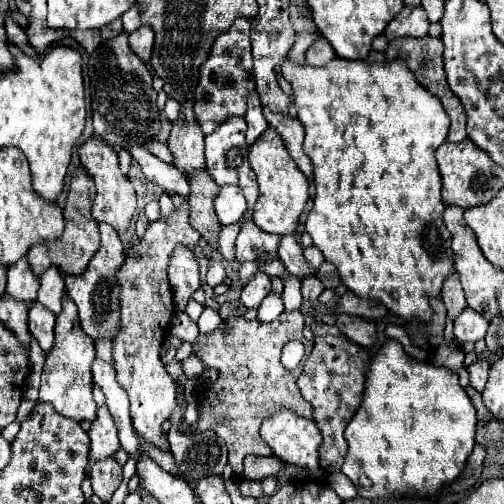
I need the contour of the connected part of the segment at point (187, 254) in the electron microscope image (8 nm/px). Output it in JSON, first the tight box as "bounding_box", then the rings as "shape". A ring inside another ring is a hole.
{"bounding_box":[167,246,199,312],"shape":[[[177,246],[175,254],[171,254],[171,262],[167,266],[169,284],[173,288],[173,300],[177,312],[183,312],[193,292],[199,288],[199,264],[191,248]]]}

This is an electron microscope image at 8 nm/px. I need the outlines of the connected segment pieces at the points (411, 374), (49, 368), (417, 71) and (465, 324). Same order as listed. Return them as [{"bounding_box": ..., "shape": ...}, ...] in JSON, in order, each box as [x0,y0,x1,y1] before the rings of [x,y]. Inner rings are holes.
[{"bounding_box":[341,340,475,500],"shape":[[[387,340],[367,362],[363,402],[345,430],[349,450],[341,472],[355,484],[359,496],[369,500],[397,492],[435,494],[443,484],[453,482],[465,468],[475,446],[475,428],[475,406],[461,388],[457,372],[417,360],[409,356],[397,340]]]},{"bounding_box":[39,292,97,422],"shape":[[[63,292],[63,310],[57,316],[57,326],[55,326],[55,344],[49,350],[41,374],[41,388],[39,388],[39,400],[53,404],[53,408],[77,422],[81,420],[93,420],[97,406],[91,394],[91,362],[95,358],[95,348],[93,342],[83,334],[83,328],[79,326],[79,314],[75,310],[75,302],[67,298]]]},{"bounding_box":[385,36,467,142],"shape":[[[425,36],[425,38],[395,38],[389,42],[385,54],[387,54],[387,60],[395,60],[395,58],[405,58],[405,52],[407,52],[407,64],[411,68],[411,72],[415,74],[415,78],[419,80],[419,84],[423,84],[429,92],[433,92],[441,104],[445,106],[445,112],[449,114],[451,118],[451,128],[449,128],[449,136],[447,140],[449,142],[463,142],[467,138],[467,132],[465,132],[465,110],[459,102],[459,98],[451,92],[447,80],[445,80],[445,72],[443,72],[443,42],[439,38],[431,38],[431,36]]]},{"bounding_box":[453,308,489,342],"shape":[[[465,308],[453,322],[455,326],[455,340],[457,342],[477,342],[485,338],[489,322],[483,318],[483,314]]]}]

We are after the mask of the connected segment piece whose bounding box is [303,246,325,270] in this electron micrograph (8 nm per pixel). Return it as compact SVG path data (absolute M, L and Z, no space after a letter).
M309 246L309 248L305 248L303 252L305 252L305 258L307 258L307 264L309 264L313 270L315 270L315 268L319 268L319 266L321 266L321 262L325 260L325 258L323 258L323 254L321 254L315 246Z

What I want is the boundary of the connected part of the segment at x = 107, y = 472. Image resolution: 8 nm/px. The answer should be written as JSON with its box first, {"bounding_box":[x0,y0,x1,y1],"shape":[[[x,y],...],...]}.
{"bounding_box":[91,456,123,500],"shape":[[[111,456],[105,460],[97,460],[91,466],[91,486],[93,486],[93,494],[97,494],[101,500],[111,500],[113,492],[117,490],[117,486],[123,480],[123,472],[121,472],[121,464]]]}

